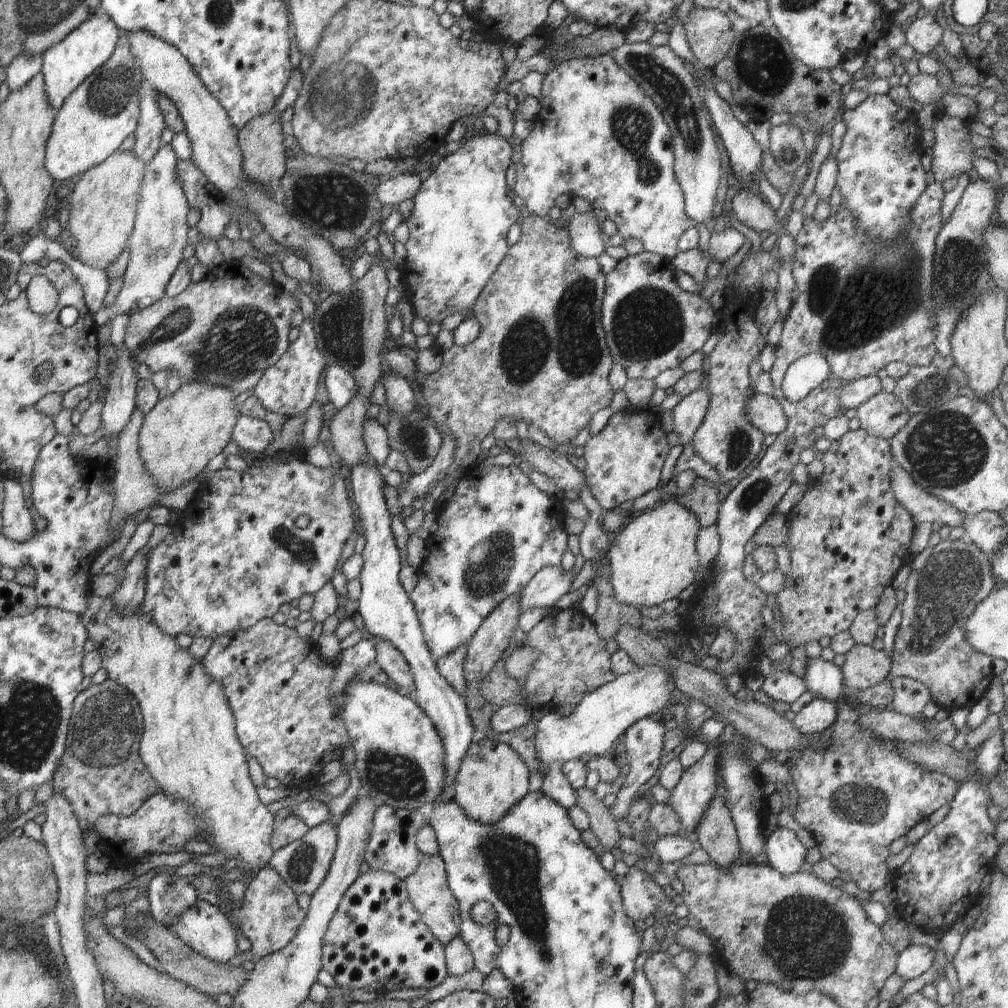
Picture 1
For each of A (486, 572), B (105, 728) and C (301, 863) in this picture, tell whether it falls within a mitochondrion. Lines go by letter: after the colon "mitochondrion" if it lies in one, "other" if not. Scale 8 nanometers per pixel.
A: mitochondrion
B: mitochondrion
C: mitochondrion

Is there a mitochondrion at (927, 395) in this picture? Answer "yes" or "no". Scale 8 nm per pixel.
yes

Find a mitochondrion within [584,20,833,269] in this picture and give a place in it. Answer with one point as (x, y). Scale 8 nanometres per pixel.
(672, 94)

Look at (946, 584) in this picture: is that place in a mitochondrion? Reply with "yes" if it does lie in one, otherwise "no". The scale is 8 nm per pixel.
yes

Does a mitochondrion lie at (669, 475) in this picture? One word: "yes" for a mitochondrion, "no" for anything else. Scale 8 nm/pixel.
no

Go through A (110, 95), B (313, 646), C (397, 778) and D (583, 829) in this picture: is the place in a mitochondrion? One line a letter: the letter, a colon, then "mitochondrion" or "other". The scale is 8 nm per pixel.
A: mitochondrion
B: other
C: mitochondrion
D: other

